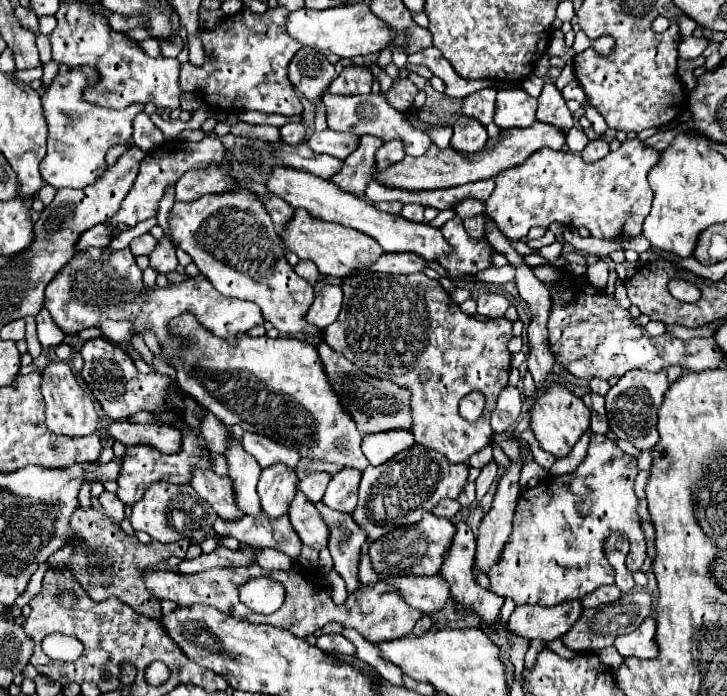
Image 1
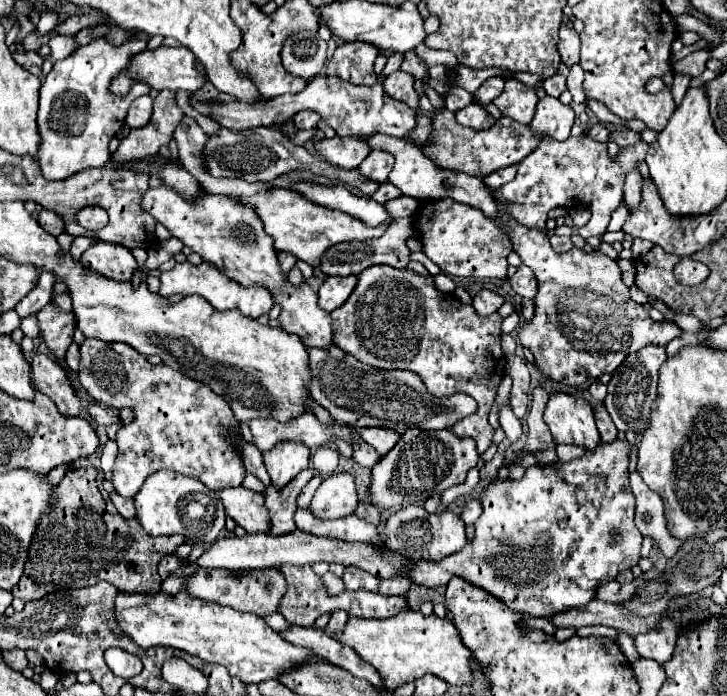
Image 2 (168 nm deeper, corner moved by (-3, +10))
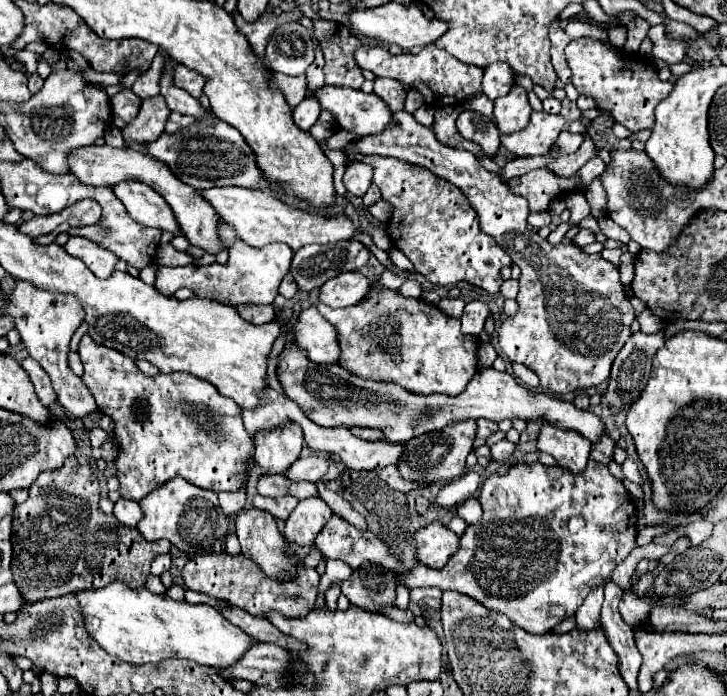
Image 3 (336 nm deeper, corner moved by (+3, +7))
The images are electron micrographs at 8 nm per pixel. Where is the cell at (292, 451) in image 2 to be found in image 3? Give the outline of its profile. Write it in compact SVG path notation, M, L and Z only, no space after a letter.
M295 423L261 431L255 439L255 461L267 473L283 475L301 455L303 431Z

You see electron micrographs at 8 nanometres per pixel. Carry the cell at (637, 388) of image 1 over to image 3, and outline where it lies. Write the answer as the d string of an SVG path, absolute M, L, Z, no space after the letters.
M663 331L659 333L653 333L653 335L647 335L647 333L633 333L631 339L623 345L623 349L619 351L617 359L613 361L613 367L611 367L611 377L609 377L609 385L607 385L607 391L603 393L603 399L601 399L601 405L603 407L613 407L613 409L629 409L641 395L641 391L645 389L645 383L649 381L651 377L651 359L655 355L655 351L659 347L665 345L665 339L663 339Z

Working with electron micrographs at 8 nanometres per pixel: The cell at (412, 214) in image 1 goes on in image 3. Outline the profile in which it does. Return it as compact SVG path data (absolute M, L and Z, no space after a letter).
M379 201L379 203L375 203L375 205L371 205L369 207L369 213L377 219L377 221L381 221L381 223L387 223L389 219L391 219L391 213L393 213L393 209L389 209L389 203L385 203L385 201Z

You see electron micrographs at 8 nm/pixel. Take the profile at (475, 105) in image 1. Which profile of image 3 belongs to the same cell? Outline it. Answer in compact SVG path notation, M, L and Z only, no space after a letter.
M493 63L483 73L481 89L493 101L493 99L509 93L511 85L515 83L513 79L515 79L515 73L511 71L511 67L507 67L507 63Z

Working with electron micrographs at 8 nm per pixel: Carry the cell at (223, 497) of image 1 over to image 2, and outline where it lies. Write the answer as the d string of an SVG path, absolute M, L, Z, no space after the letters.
M243 486L225 488L219 492L225 512L247 530L247 534L269 534L271 528L269 512L261 494L251 492Z

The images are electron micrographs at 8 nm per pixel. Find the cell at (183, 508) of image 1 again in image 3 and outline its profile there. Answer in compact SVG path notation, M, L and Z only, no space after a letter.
M175 477L173 481L155 487L149 495L145 495L145 499L139 501L139 505L143 511L143 519L137 525L141 535L149 541L169 539L177 549L185 553L211 549L227 535L229 529L227 515L221 511L217 501L217 493L195 487L181 477Z

